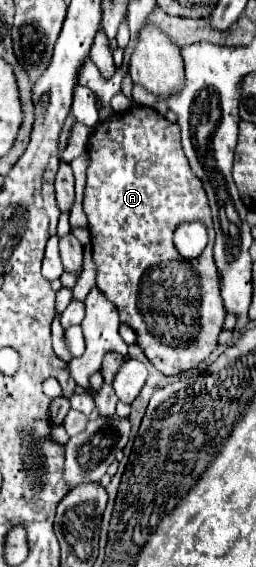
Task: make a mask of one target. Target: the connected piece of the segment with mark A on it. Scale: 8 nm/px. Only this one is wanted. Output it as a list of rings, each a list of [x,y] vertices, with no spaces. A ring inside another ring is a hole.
[[[133,108],[125,114],[115,114],[113,120],[97,126],[87,142],[87,150],[91,162],[83,208],[89,218],[97,288],[115,304],[121,322],[137,332],[137,346],[161,374],[173,378],[197,370],[197,366],[219,346],[217,338],[223,332],[227,312],[225,304],[221,304],[217,266],[213,264],[215,232],[207,194],[183,154],[179,126],[159,116],[153,108]],[[185,222],[201,222],[209,232],[209,242],[197,258],[183,258],[173,244],[175,230]]]

